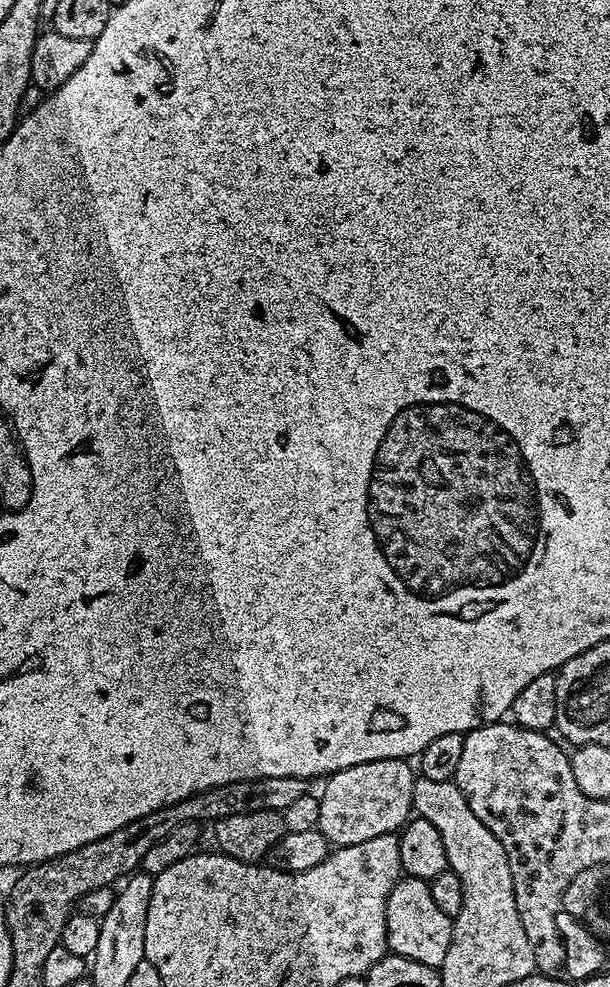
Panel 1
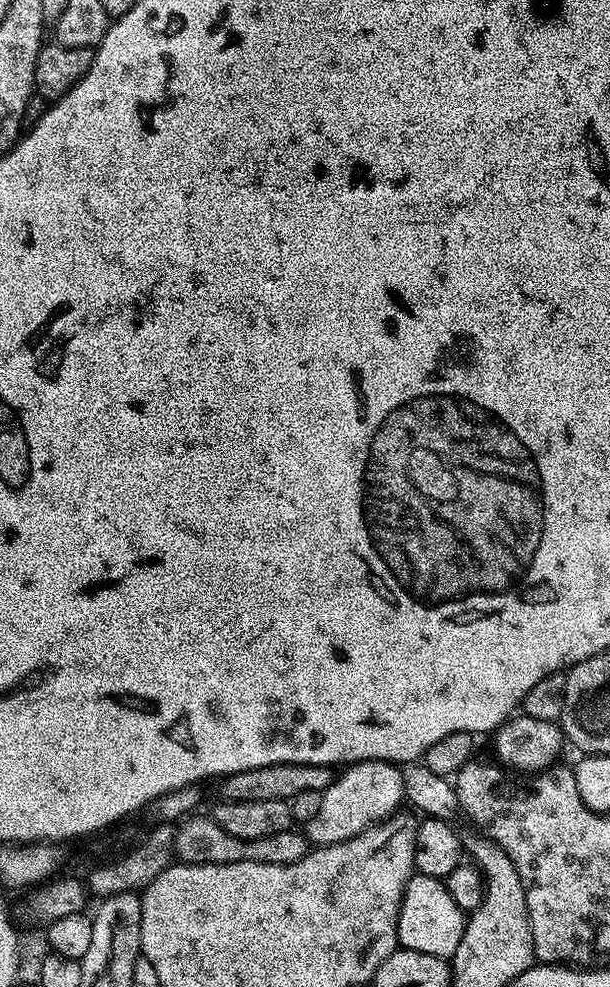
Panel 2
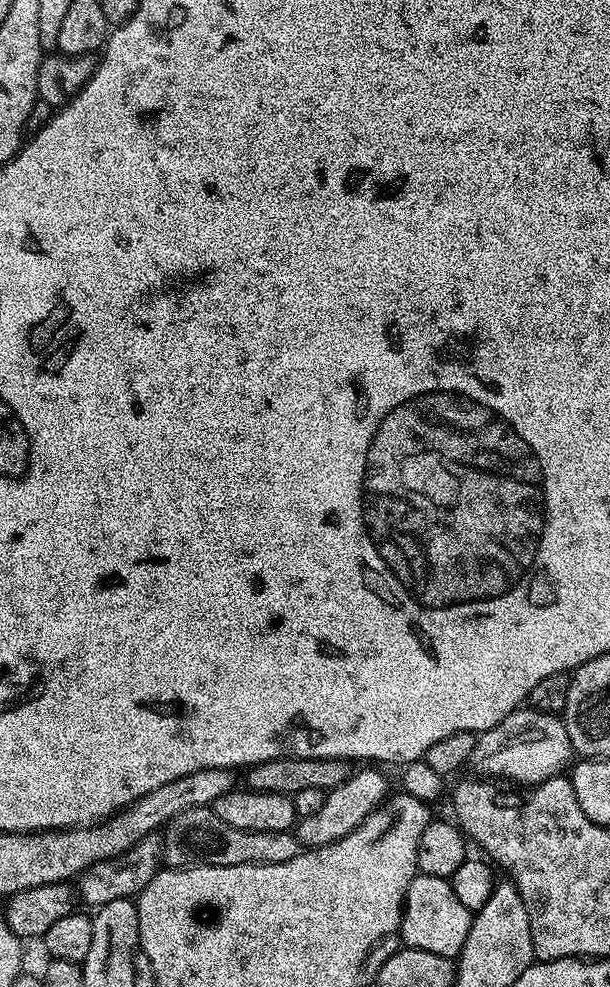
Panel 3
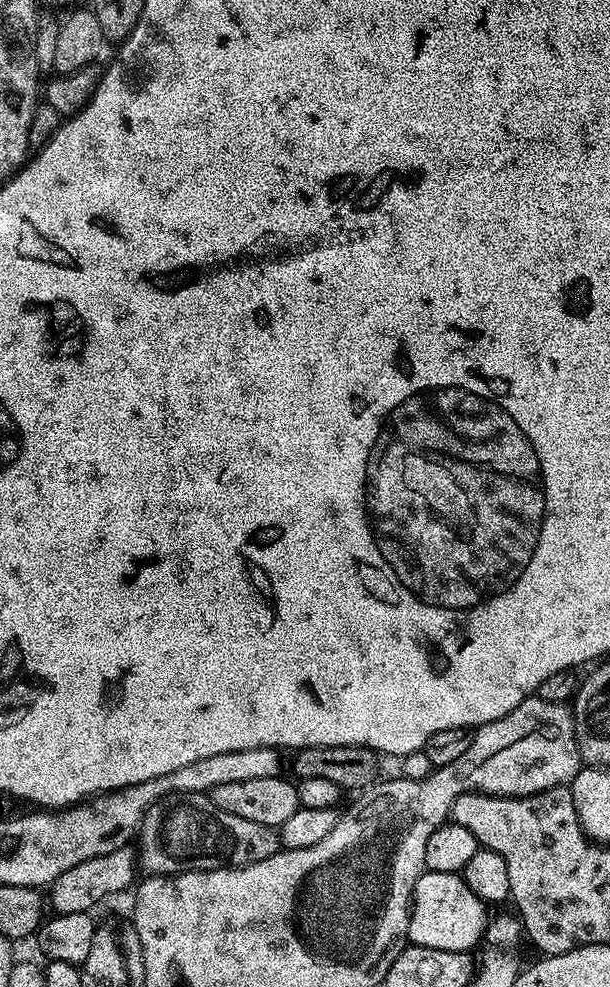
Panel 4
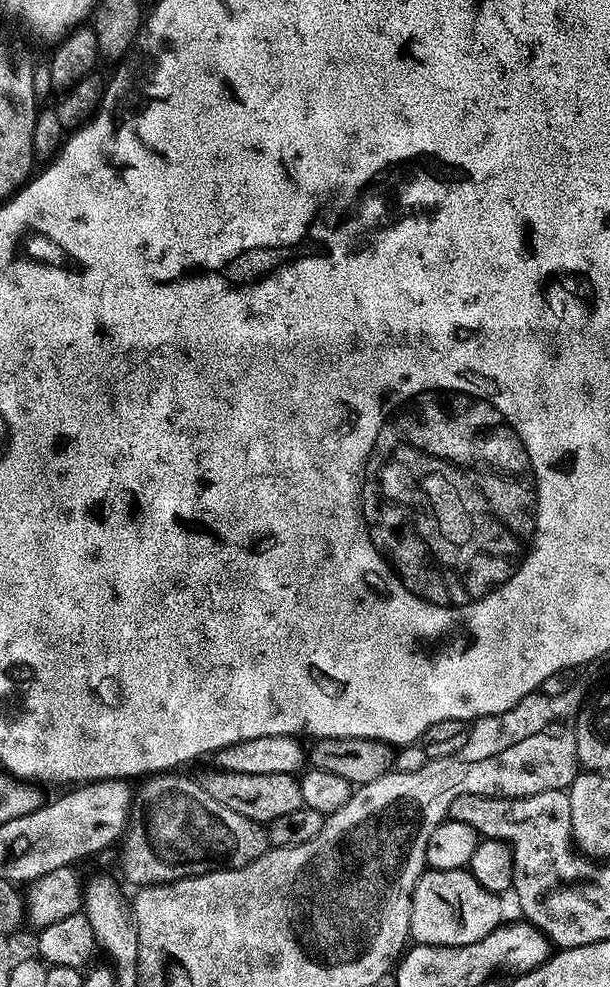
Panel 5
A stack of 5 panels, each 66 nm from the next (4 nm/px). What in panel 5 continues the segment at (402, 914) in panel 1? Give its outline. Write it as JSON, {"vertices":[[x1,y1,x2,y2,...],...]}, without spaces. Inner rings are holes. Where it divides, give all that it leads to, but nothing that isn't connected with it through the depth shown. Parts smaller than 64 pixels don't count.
{"vertices":[[425,870,418,878,412,895,410,936,418,944,466,946,486,938,501,927,500,900,497,893,478,886,471,872,458,870]]}

